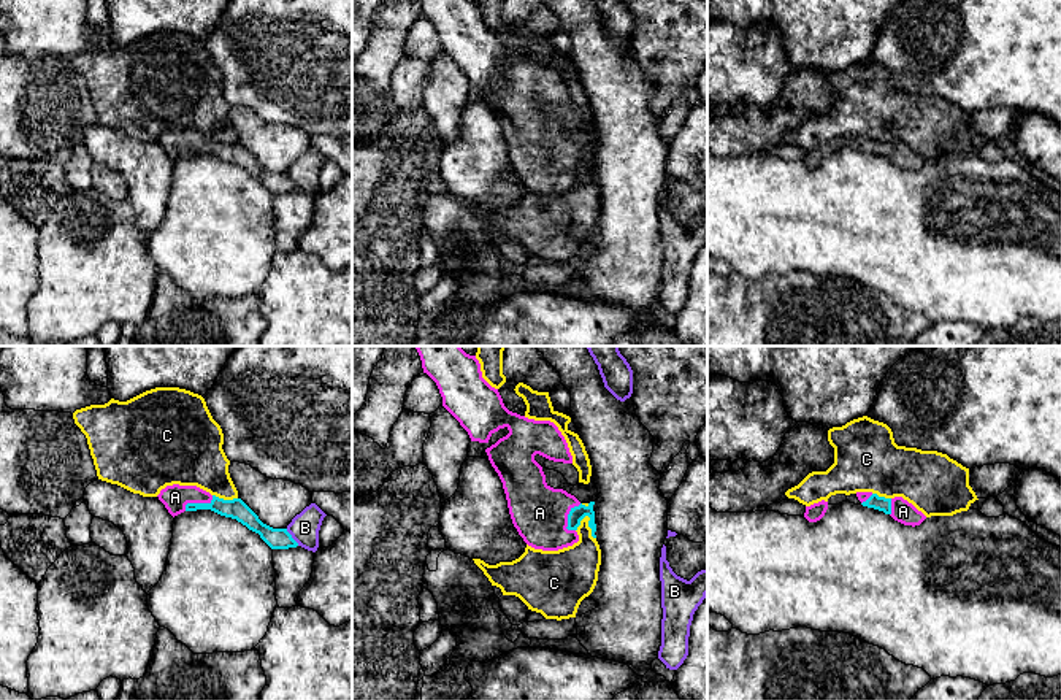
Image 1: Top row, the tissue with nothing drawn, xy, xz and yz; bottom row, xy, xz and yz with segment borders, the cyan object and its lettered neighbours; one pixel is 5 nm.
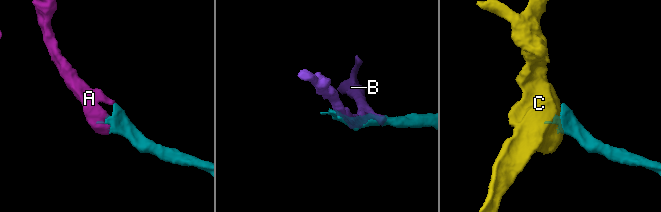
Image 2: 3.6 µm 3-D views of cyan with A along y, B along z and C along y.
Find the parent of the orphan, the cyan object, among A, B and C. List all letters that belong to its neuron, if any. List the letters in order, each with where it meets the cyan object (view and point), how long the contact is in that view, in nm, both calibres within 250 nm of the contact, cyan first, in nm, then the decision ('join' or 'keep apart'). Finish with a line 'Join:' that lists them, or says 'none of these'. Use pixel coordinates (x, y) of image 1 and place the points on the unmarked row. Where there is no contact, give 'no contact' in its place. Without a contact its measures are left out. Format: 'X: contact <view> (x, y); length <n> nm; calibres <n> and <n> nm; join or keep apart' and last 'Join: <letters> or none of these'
A: contact xz (568, 161); length 160 nm; calibres 80 and 280 nm; join
B: contact xy (291, 181); length 110 nm; calibres 110 and 150 nm; keep apart
C: contact xz (589, 170); length 140 nm; calibres 80 and 260 nm; keep apart
Join: A

